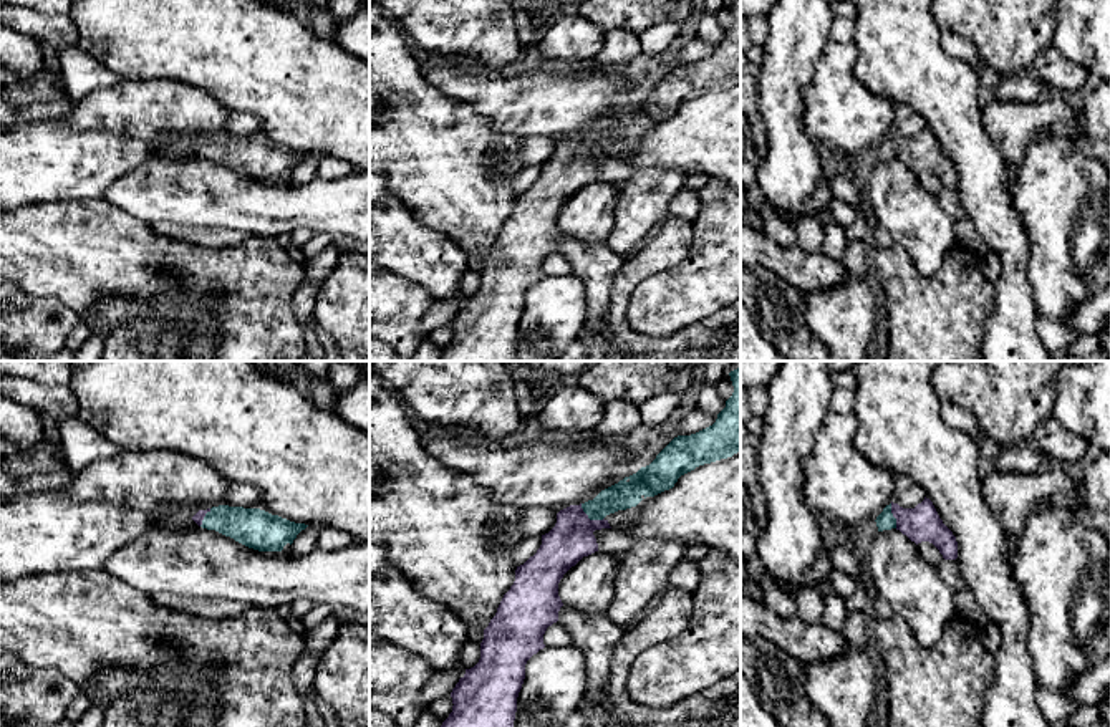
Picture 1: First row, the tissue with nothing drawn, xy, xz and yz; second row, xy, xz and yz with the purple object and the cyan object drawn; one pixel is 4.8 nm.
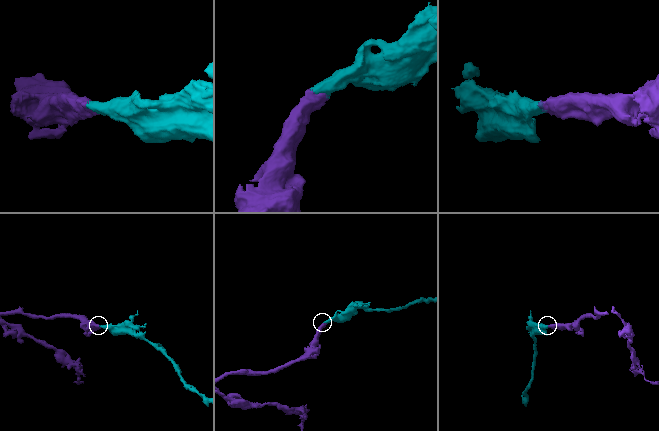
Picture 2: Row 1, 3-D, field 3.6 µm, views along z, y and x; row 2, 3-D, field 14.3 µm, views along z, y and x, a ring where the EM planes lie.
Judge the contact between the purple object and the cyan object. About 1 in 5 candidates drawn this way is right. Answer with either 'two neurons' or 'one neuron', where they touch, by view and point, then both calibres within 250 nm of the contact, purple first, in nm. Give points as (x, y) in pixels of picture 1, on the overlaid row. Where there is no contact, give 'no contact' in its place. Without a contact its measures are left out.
one neuron; contact xz (588, 519); calibres 200 and 140 nm

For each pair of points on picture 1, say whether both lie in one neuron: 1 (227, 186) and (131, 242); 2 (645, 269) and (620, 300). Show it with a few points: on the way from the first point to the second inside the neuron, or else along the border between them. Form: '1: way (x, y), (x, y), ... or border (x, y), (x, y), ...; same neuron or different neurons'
1: border (116, 209), (151, 227); different neurons
2: way (637, 275), (622, 292); same neuron

